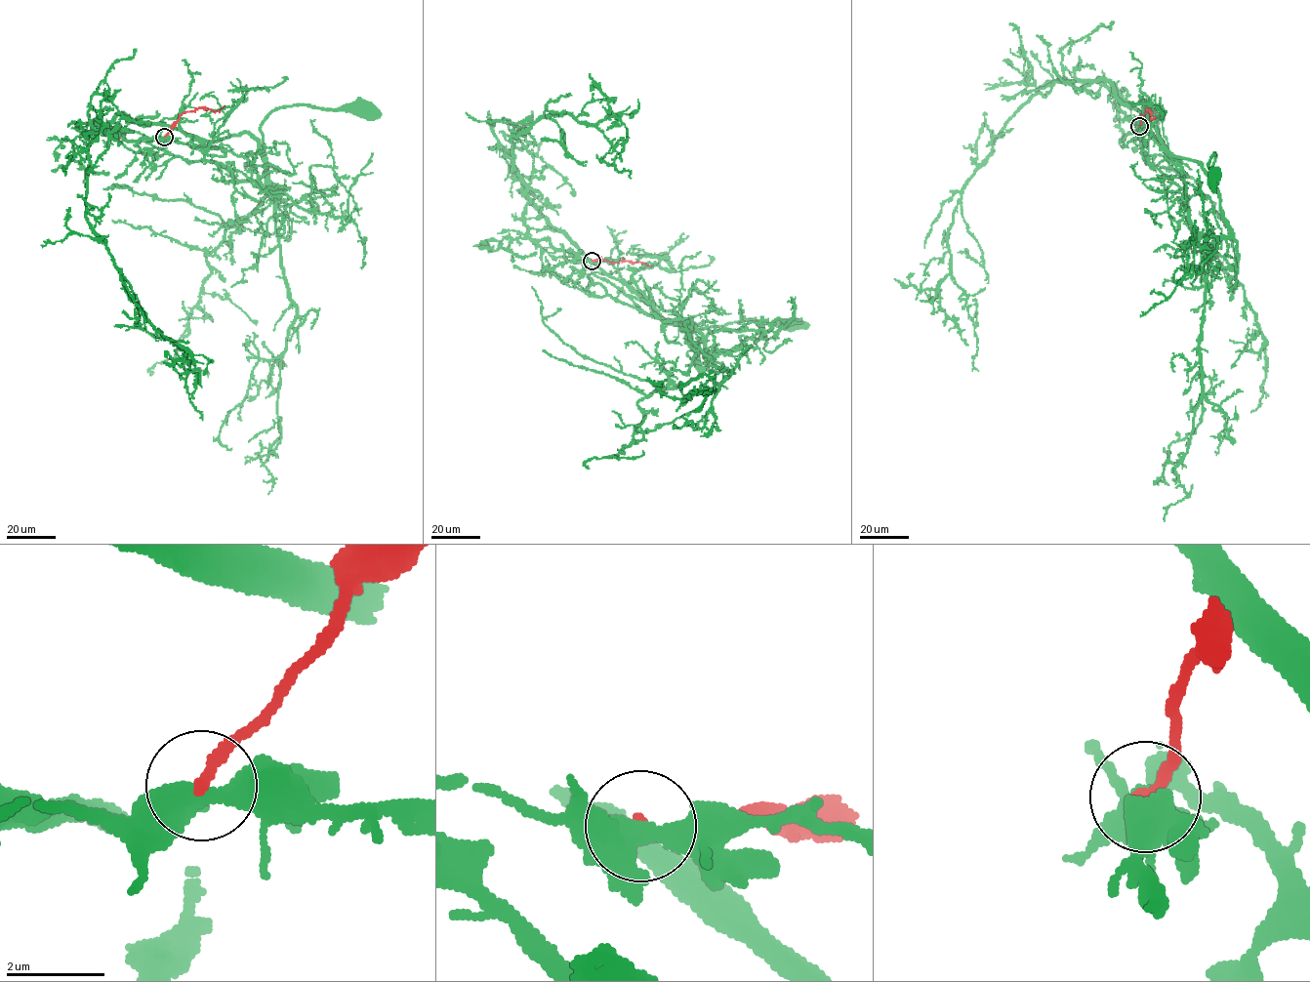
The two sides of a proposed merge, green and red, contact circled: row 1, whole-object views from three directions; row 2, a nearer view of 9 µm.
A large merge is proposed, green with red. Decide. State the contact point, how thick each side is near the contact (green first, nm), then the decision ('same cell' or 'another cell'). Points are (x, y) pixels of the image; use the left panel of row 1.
at (164, 137); 480 nm thick on the green side, 220 nm on the other; another cell

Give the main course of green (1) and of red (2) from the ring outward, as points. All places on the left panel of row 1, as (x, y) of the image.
1: (164, 137), (152, 139), (164, 143), (156, 166), (214, 162), (273, 194), (260, 129), (269, 113), (365, 112)
2: (164, 137), (184, 112), (205, 107), (219, 111), (224, 105)

